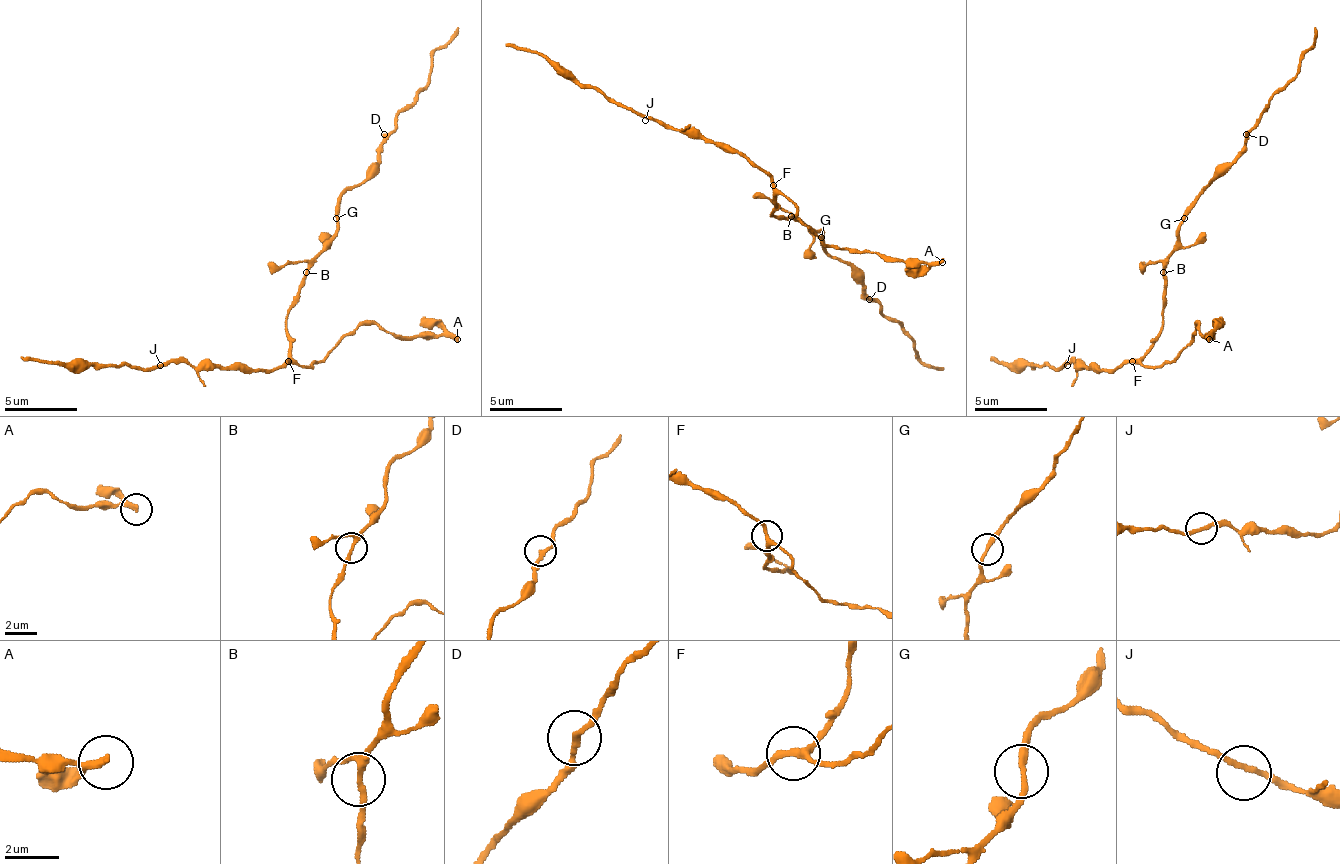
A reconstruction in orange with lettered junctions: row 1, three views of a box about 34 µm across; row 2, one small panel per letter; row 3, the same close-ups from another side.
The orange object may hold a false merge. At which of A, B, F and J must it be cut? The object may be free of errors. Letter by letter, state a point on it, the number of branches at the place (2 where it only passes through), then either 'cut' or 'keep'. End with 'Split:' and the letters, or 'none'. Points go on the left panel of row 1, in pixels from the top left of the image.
A: at (457, 339); 2 branches meet; keep
B: at (306, 272); 3 branches meet; keep
F: at (288, 361); 3 branches meet; keep
J: at (160, 365); 2 branches meet; keep
Split: none

